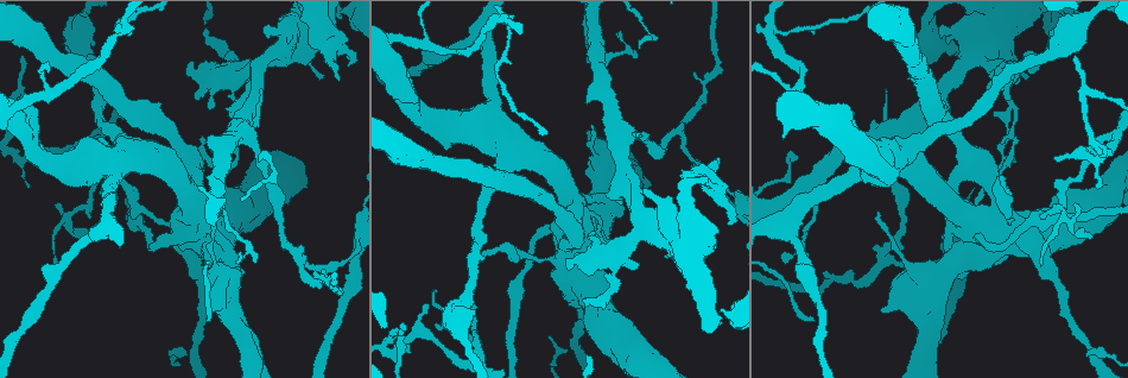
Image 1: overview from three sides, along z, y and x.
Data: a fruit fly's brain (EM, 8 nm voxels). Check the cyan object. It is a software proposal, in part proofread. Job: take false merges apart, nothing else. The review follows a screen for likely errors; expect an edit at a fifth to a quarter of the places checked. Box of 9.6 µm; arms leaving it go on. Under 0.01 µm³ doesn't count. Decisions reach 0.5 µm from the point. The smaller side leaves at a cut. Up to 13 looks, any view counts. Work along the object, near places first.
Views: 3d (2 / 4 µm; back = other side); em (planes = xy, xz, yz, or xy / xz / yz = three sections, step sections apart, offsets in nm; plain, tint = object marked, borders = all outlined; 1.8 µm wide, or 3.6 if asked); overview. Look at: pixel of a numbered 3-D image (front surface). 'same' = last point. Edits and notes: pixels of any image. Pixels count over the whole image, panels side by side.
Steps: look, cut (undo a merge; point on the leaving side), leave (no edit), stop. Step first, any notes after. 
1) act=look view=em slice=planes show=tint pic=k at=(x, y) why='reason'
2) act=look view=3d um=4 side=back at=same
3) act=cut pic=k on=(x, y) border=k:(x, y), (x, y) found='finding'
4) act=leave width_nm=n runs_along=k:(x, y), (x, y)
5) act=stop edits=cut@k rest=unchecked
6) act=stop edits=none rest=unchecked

act=look view=em slice=xz step=4 show=tint pic=1 at=(68, 218) why='sharp bend'

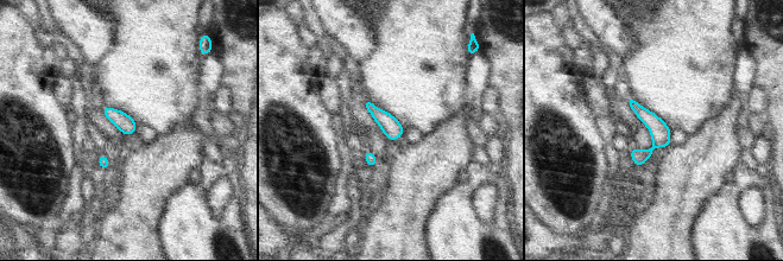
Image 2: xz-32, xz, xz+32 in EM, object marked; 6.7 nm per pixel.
act=look view=em slice=planes show=borders at=same why='cut it another way'

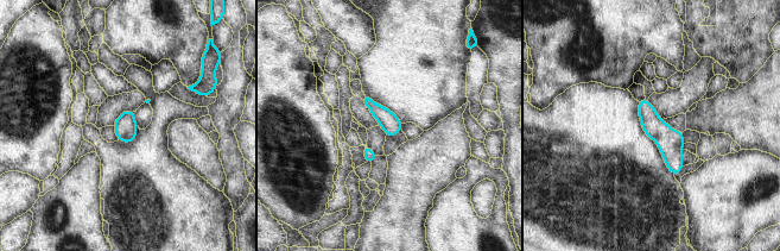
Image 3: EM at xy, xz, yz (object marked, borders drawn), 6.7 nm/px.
act=leave width_nm=140 found='all the same neuron'

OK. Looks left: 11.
act=look view=em um=3.6 slice=planes show=tint pic=1 at=(1083, 93) why='abrupt turn'

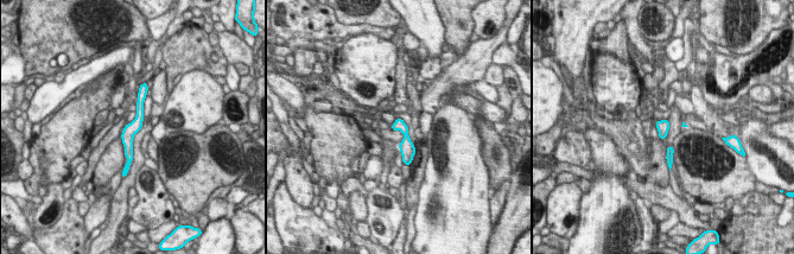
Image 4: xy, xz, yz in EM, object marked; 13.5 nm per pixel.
act=leave runs_along=4:(143, 94), (129, 158) found='one neuron here'

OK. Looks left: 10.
act=look view=3d um=4 pic=1 at=(115, 165) why='calibre changes'

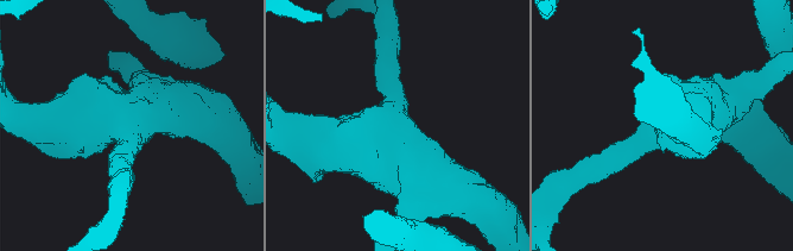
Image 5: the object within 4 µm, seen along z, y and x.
act=look view=em um=3.6 slice=xy step=8 show=tint pic=5 at=(127, 122) why='now the EM'

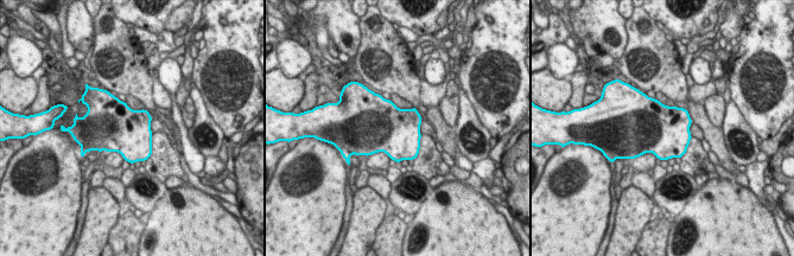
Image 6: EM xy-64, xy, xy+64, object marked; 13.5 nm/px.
act=leave width_nm=600 found='one neuron here'

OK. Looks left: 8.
act=look view=3d um=4 pic=1 at=(575, 200) why='closes a loop'

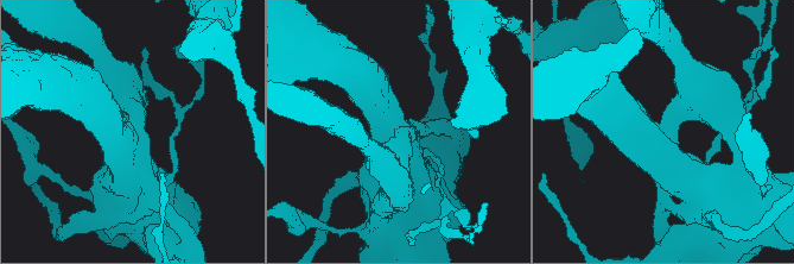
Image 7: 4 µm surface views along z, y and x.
act=look view=em um=3.6 slice=planes show=plain pic=7 at=(135, 138)

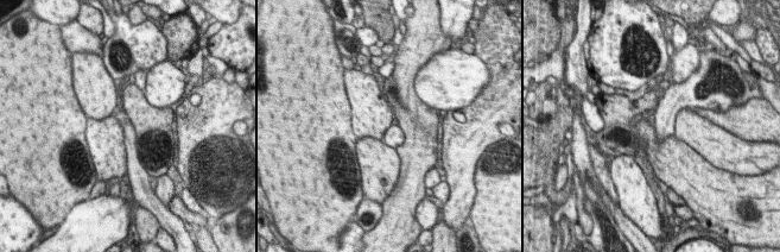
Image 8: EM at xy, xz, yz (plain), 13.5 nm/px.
act=look view=em um=3.6 slice=planes show=tint at=same

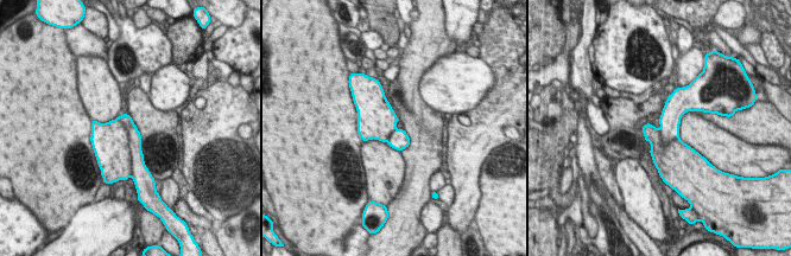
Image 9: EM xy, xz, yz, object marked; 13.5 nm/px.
act=cut pic=9 on=(134, 134) border=9:(119, 116), (126, 126), (132, 153) found='two neurons meet here'

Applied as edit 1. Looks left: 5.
act=stop edits=cut@9 rest=unchecked

